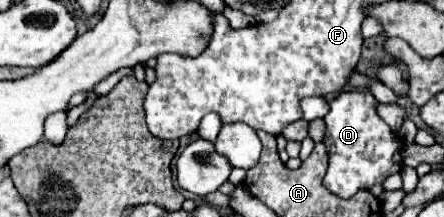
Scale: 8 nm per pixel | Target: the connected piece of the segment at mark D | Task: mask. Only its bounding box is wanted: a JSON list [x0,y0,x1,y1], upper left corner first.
[323,90,403,198]

